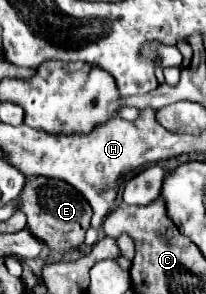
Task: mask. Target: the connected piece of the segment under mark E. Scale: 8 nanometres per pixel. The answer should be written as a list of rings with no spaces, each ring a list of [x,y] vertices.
[[[32,177],[26,181],[24,193],[20,193],[18,199],[18,211],[28,217],[28,231],[34,237],[40,237],[40,241],[44,241],[44,245],[52,251],[78,249],[84,243],[84,235],[92,219],[92,207],[80,191],[76,191],[66,181],[48,177]]]

